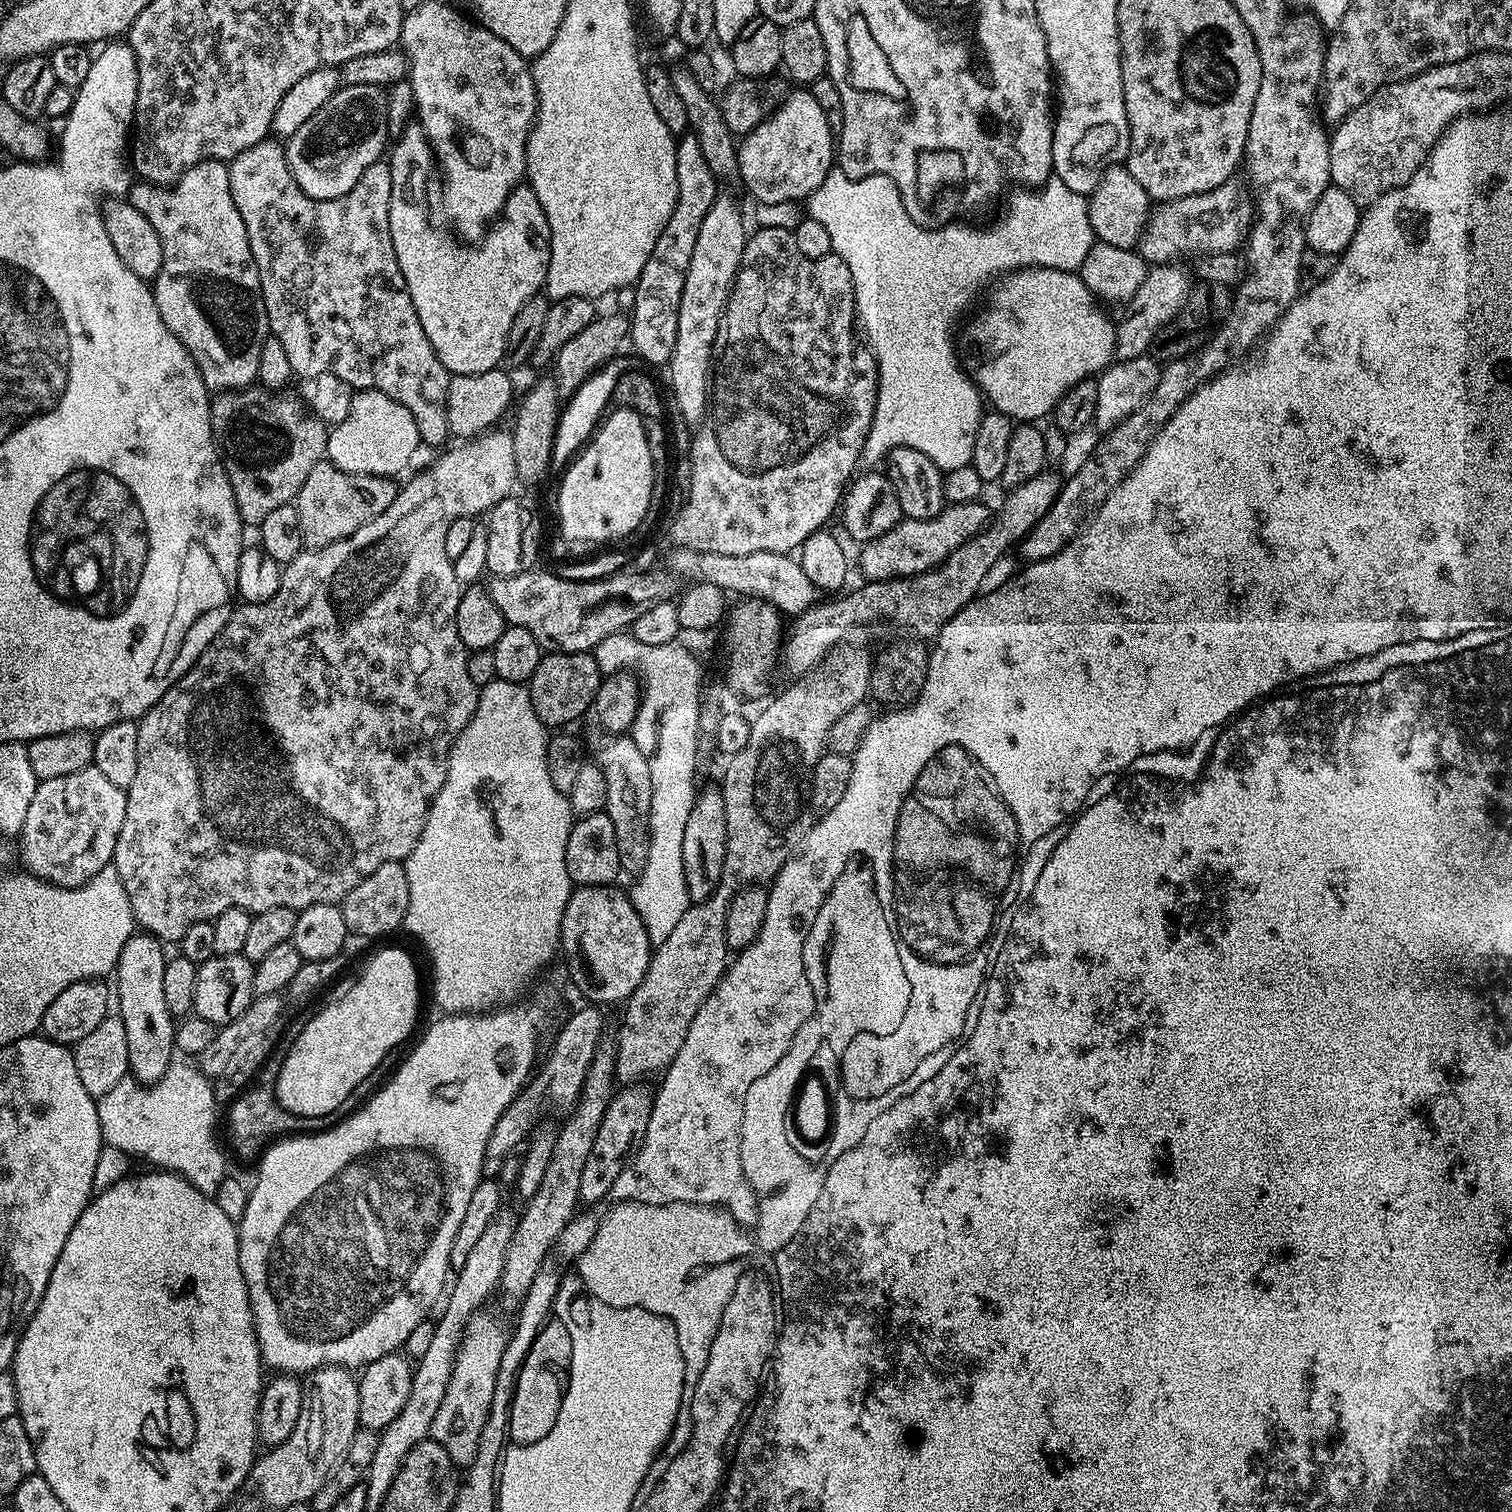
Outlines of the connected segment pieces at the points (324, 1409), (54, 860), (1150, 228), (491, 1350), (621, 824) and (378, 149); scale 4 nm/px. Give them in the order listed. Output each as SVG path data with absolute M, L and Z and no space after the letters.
M338 1364L316 1368L307 1373L303 1385L302 1414L298 1414L298 1426L294 1426L294 1434L290 1434L290 1438L286 1438L286 1442L282 1442L278 1447L265 1451L253 1463L250 1473L250 1484L256 1487L257 1494L261 1496L259 1499L276 1510L309 1503L312 1496L322 1490L322 1482L326 1482L330 1470L338 1466L342 1454L346 1454L350 1442L354 1442L357 1428L360 1427L360 1382L349 1369Z
M89 766L63 778L50 778L37 783L26 822L18 833L18 856L24 859L29 873L40 880L49 880L63 888L77 888L94 874L112 864L118 830L126 818L125 789L114 786L102 775L102 770Z
M1229 182L1202 194L1157 203L1151 209L1138 251L1149 266L1171 264L1176 252L1196 252L1212 256L1216 252L1236 252L1245 243L1254 219L1254 200L1243 183Z
M481 1310L470 1318L470 1322L464 1331L464 1337L460 1343L460 1349L456 1352L454 1370L450 1378L450 1386L446 1386L446 1398L442 1398L442 1407L434 1417L431 1439L437 1440L450 1454L453 1464L457 1469L467 1470L472 1467L476 1451L482 1438L482 1430L488 1421L488 1412L492 1409L492 1399L496 1389L498 1370L502 1366L502 1354L508 1345L509 1329L504 1329L504 1324L489 1310Z
M595 730L586 736L586 748L591 759L606 774L608 783L608 801L604 811L608 813L610 822L614 822L614 835L618 837L618 854L620 866L625 873L638 874L646 866L650 834L650 766L646 754L638 750L631 735Z
M344 84L336 89L336 92L314 114L314 118L306 118L294 134L287 137L286 151L288 153L288 165L294 174L294 182L302 186L302 190L310 198L325 200L326 198L338 198L346 194L362 178L362 174L385 155L386 145L389 143L388 135L388 97L385 89L378 86L350 86Z

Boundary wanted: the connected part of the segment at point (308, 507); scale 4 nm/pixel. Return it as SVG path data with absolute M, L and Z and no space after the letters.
M327 458L319 460L314 470L306 474L306 482L302 482L302 490L298 490L294 501L305 549L338 542L354 534L354 530L366 526L366 522L378 518L378 514L382 514L382 510L394 502L398 491L396 483L395 479L387 476L350 474L346 470L338 470L338 466L334 466Z

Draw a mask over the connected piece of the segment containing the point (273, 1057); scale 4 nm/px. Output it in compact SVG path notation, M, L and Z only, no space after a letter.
M276 1048L268 1056L265 1064L259 1065L258 1071L252 1077L247 1088L227 1105L226 1128L236 1128L236 1136L226 1136L227 1147L232 1147L244 1160L255 1161L264 1149L281 1138L291 1138L297 1134L311 1134L321 1131L322 1124L319 1119L297 1119L290 1110L286 1110L276 1097L276 1083L278 1074L282 1070L285 1049Z

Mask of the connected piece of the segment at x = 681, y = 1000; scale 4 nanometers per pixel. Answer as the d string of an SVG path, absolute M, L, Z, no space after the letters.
M844 642L832 649L827 656L824 657L824 663L815 669L811 674L805 675L803 678L792 682L792 685L785 690L781 696L776 696L757 716L752 720L752 729L750 730L750 742L746 742L743 750L738 750L738 754L734 754L727 761L728 764L724 768L724 784L722 783L722 791L724 801L726 802L726 862L722 866L722 878L718 882L718 886L714 890L714 894L710 894L710 898L706 898L701 904L689 903L686 914L682 914L678 926L674 926L670 938L666 938L666 942L655 945L652 961L646 970L646 978L642 978L642 982L638 986L638 990L634 990L634 994L630 994L630 998L623 1005L624 1017L620 1020L620 1033L614 1037L616 1045L616 1078L621 1085L638 1084L647 1081L647 1076L659 1077L667 1072L670 1065L674 1062L674 1058L678 1054L678 1050L682 1050L682 1042L686 1042L686 1030L690 1030L690 1022L694 1022L694 1014L698 1014L698 1010L706 1002L706 998L718 986L718 982L724 977L725 971L730 963L730 949L726 942L726 910L730 910L730 902L734 902L734 898L743 890L753 883L752 872L764 872L765 881L771 882L782 870L782 866L790 859L793 854L803 844L808 836L808 831L814 823L813 805L810 803L810 789L812 787L812 772L816 769L816 763L826 751L828 743L828 731L830 726L834 726L834 722L838 722L838 718L842 718L842 714L846 714L846 710L854 710L854 706L865 703L869 699L870 693L870 674L872 673L873 657L868 656L868 652L864 648L855 648L852 642Z

